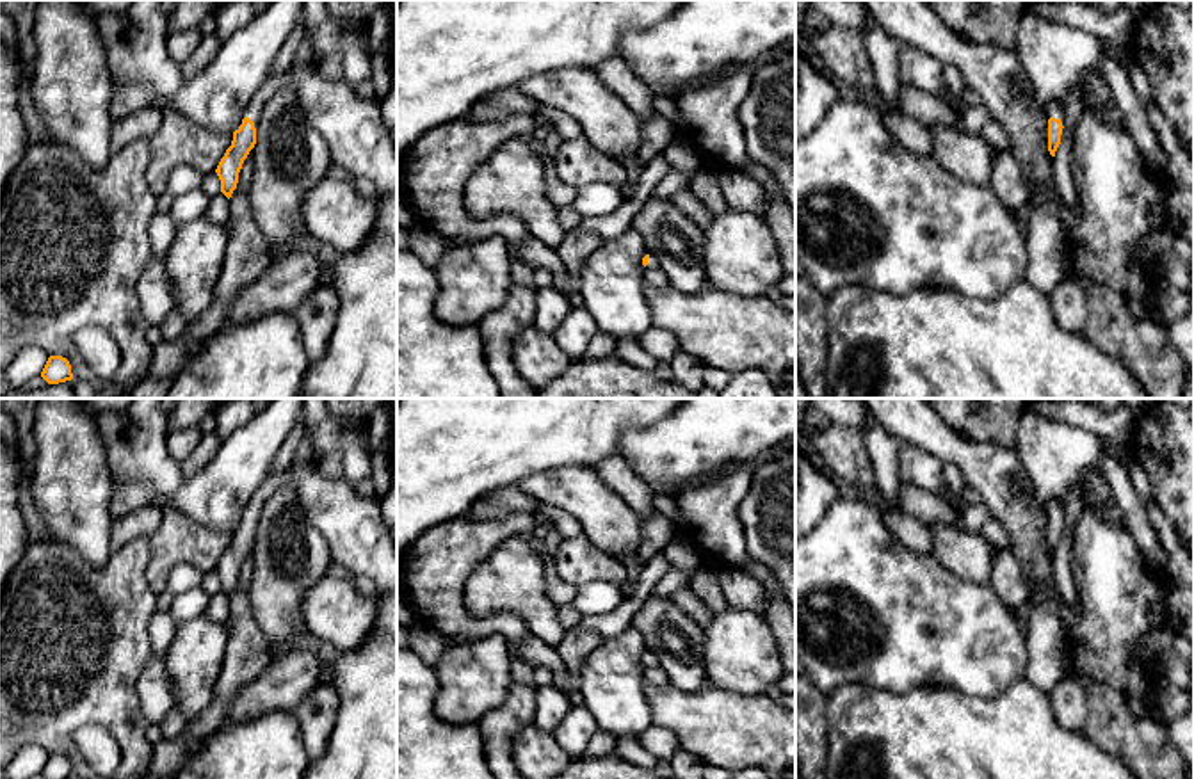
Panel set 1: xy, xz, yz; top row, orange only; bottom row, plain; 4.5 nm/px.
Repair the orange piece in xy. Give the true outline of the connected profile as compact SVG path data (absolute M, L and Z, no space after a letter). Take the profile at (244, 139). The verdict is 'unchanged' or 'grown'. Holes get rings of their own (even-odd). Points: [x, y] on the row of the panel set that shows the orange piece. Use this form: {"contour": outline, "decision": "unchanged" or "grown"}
{"contour": "M315 59L267 76L253 94L242 124L233 132L231 146L215 169L221 192L228 199L237 189L244 160L256 144L256 126L265 103L286 87L295 91L303 116L326 141L336 165L354 180L368 180L377 197L397 194L397 141L381 116L381 103L359 96L345 78L326 76Z", "decision": "grown"}

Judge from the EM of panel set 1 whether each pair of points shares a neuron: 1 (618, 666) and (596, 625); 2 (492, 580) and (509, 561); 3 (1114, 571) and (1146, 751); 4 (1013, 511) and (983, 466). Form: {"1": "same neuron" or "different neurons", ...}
{"1": "different neurons", "2": "same neuron", "3": "same neuron", "4": "same neuron"}

